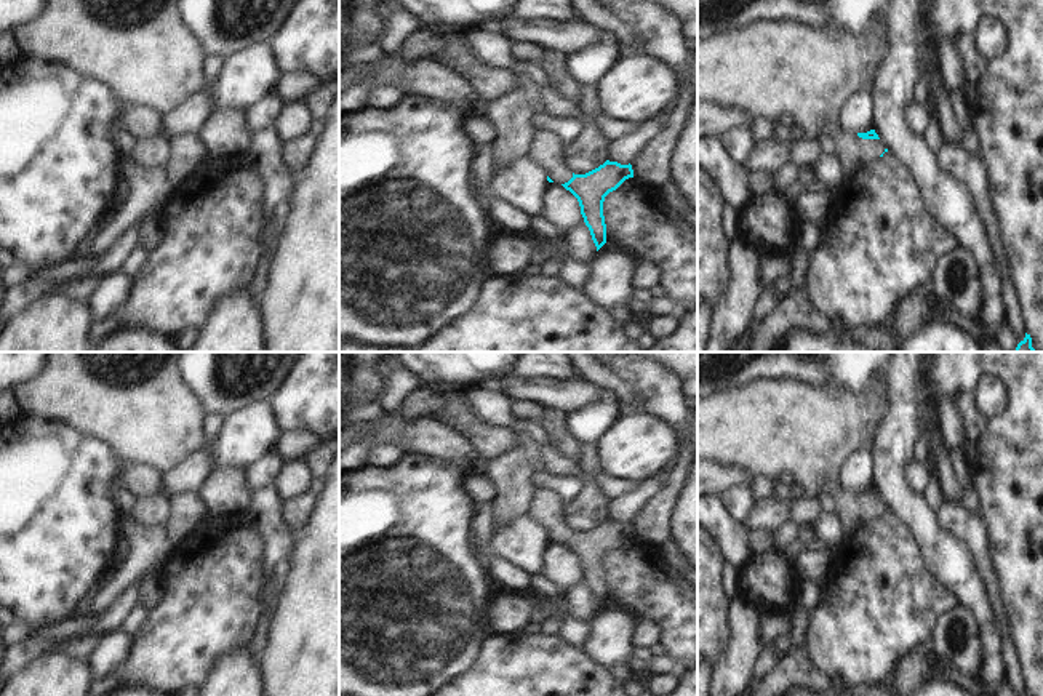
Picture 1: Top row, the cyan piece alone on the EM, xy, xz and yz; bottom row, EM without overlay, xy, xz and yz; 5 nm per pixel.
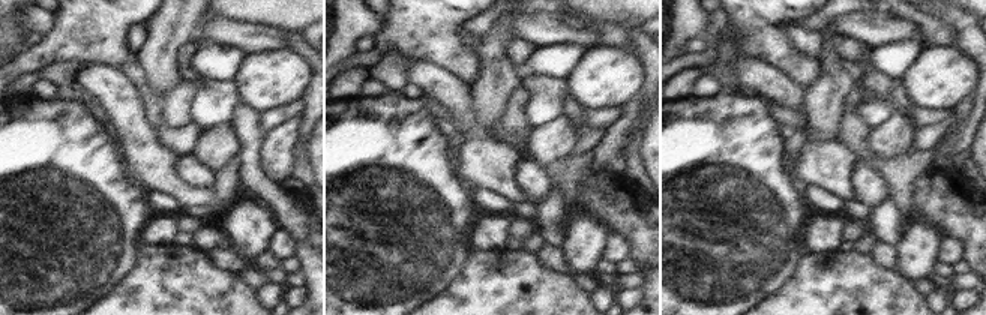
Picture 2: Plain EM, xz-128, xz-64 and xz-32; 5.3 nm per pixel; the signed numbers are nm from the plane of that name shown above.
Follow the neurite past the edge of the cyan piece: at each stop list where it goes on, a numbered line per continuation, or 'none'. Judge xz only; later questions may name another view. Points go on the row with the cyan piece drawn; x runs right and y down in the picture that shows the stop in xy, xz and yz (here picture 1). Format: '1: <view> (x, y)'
1: xz (546, 149).

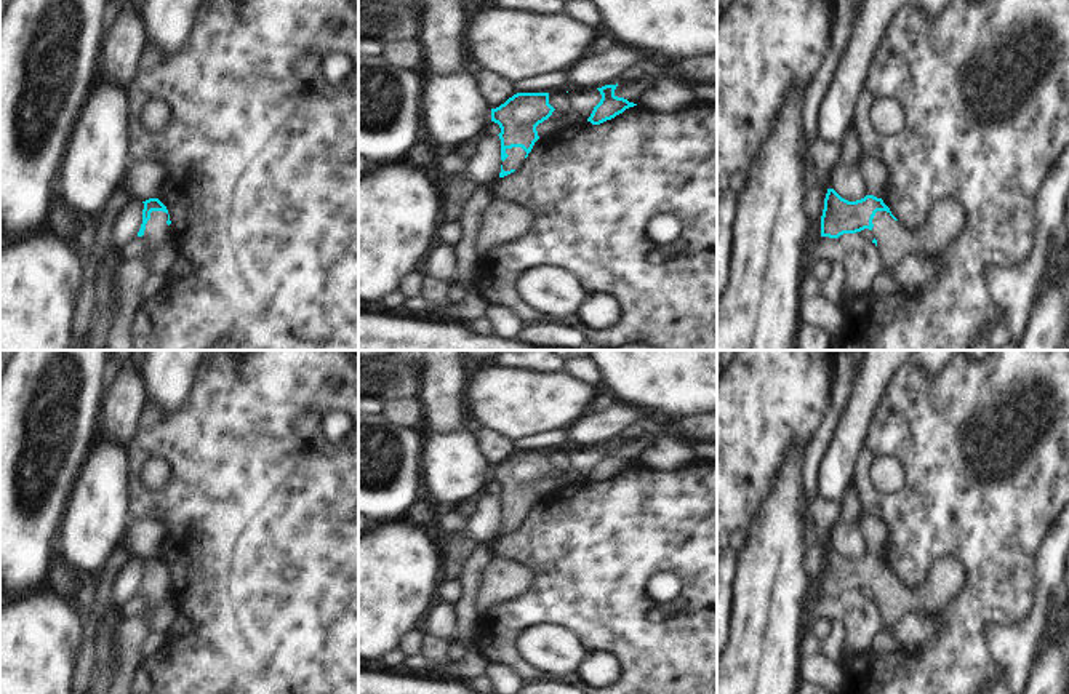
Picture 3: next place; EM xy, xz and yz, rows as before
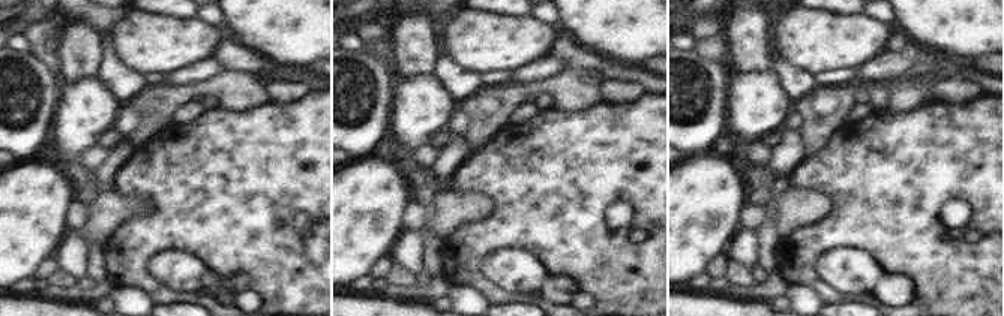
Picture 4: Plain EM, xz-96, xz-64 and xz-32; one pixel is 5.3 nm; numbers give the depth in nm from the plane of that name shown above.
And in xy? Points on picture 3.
1: xy (156, 227).

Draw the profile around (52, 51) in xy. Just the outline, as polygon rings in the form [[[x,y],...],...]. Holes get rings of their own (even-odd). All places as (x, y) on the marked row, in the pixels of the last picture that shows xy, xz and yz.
[[[8,0],[0,18],[0,240],[29,238],[61,227],[66,217],[58,198],[58,184],[62,173],[62,158],[74,123],[85,102],[93,98],[102,83],[104,51],[107,40],[107,18],[114,14],[114,0]]]

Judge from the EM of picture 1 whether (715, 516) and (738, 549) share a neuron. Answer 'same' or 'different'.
same

